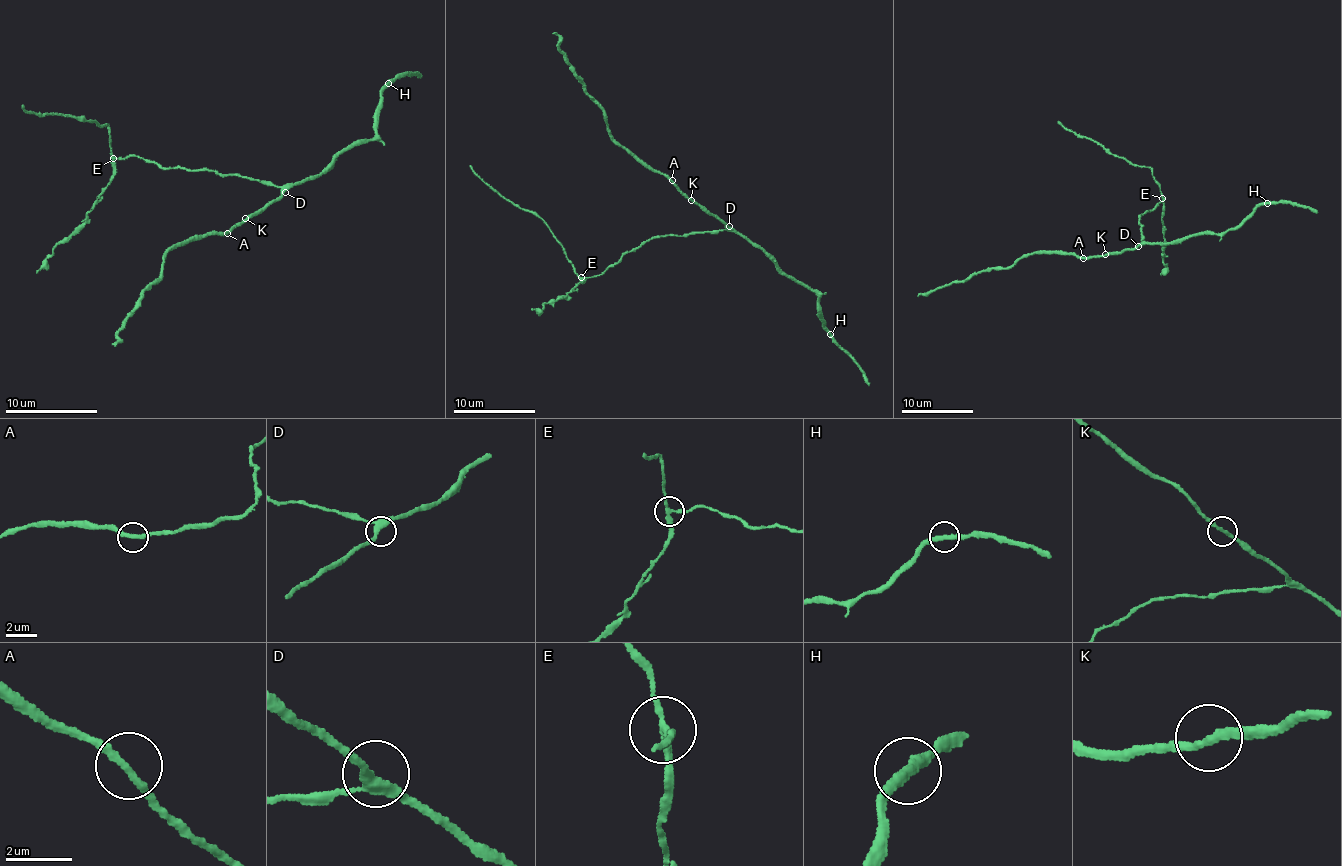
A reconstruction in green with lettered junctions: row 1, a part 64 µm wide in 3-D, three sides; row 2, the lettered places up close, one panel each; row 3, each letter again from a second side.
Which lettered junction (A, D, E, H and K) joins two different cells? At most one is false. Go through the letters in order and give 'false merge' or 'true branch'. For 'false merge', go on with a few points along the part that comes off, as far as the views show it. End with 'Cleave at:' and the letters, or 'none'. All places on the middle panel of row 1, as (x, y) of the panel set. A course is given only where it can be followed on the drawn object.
A: true branch
D: true branch
E: false merge; course (581, 278), (546, 224), (530, 211), (515, 207), (470, 165)
H: true branch
K: true branch
Cleave at: E

